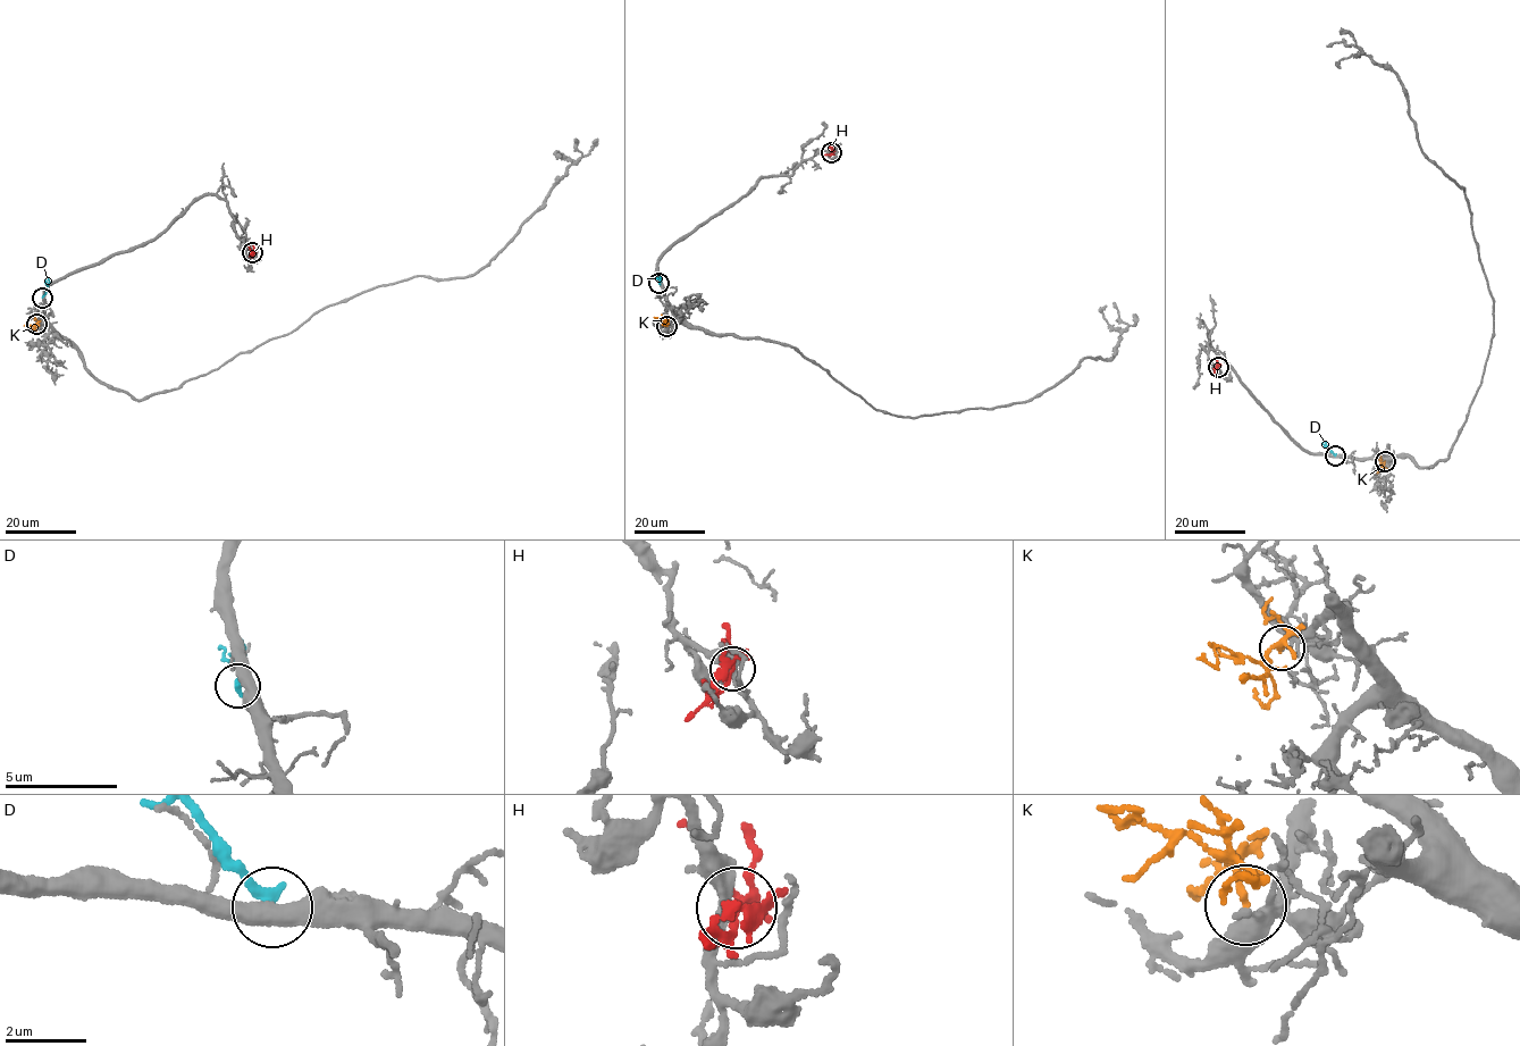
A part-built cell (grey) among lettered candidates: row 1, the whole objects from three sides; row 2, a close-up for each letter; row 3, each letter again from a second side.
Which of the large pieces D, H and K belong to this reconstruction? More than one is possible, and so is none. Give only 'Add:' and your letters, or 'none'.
Add: K

